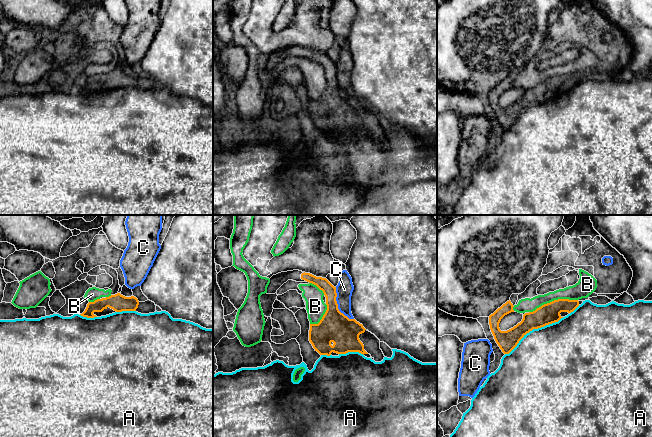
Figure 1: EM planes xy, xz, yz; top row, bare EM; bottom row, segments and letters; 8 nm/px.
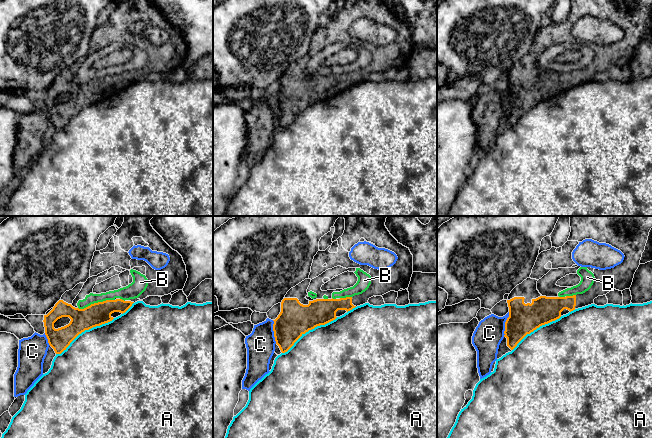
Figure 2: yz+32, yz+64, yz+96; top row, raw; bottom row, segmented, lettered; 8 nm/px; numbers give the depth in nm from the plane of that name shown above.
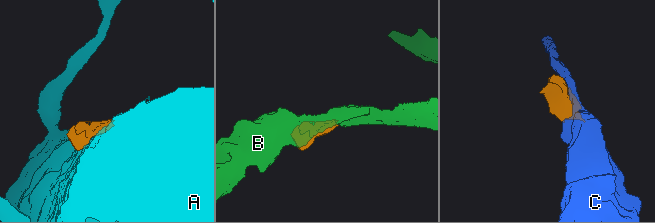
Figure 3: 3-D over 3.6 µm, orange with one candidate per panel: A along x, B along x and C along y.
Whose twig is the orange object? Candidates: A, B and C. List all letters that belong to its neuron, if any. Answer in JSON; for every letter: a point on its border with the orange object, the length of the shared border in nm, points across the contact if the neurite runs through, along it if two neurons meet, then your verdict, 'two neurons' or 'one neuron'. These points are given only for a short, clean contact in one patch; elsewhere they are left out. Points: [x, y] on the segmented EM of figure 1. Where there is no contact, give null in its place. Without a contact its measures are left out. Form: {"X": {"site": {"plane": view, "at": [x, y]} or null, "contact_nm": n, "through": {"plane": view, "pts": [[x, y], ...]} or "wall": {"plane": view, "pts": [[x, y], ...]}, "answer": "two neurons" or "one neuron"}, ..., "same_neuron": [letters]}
{"A": {"site": {"plane": "yz", "at": [533, 328]}, "contact_nm": 550, "answer": "two neurons"}, "B": {"site": {"plane": "yz", "at": [554, 300]}, "contact_nm": 400, "answer": "two neurons"}, "C": {"site": {"plane": "xz", "at": [337, 306]}, "contact_nm": 300, "answer": "two neurons"}, "same_neuron": []}

